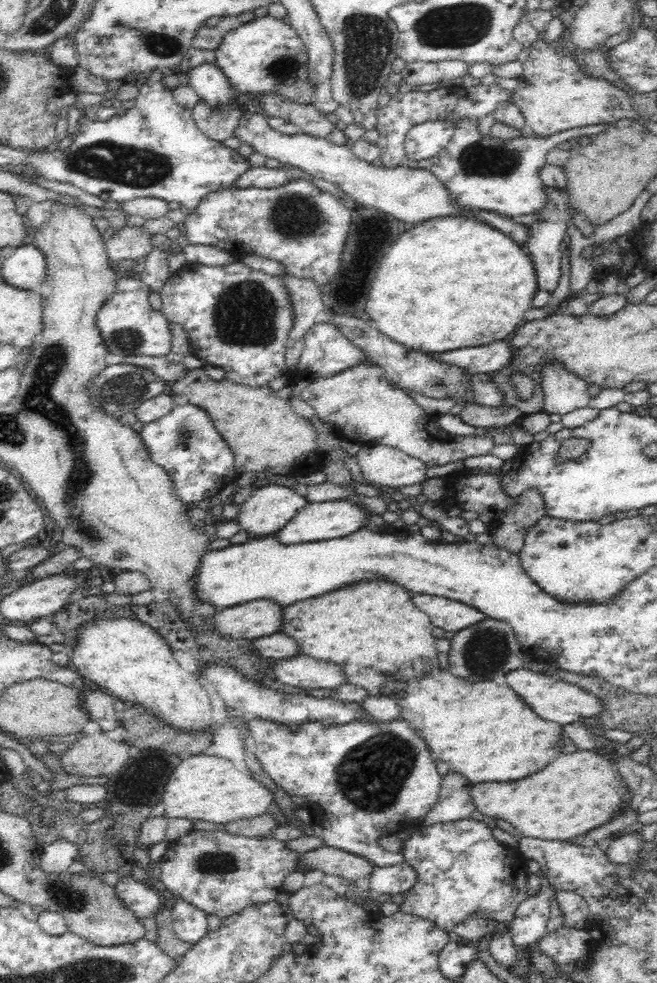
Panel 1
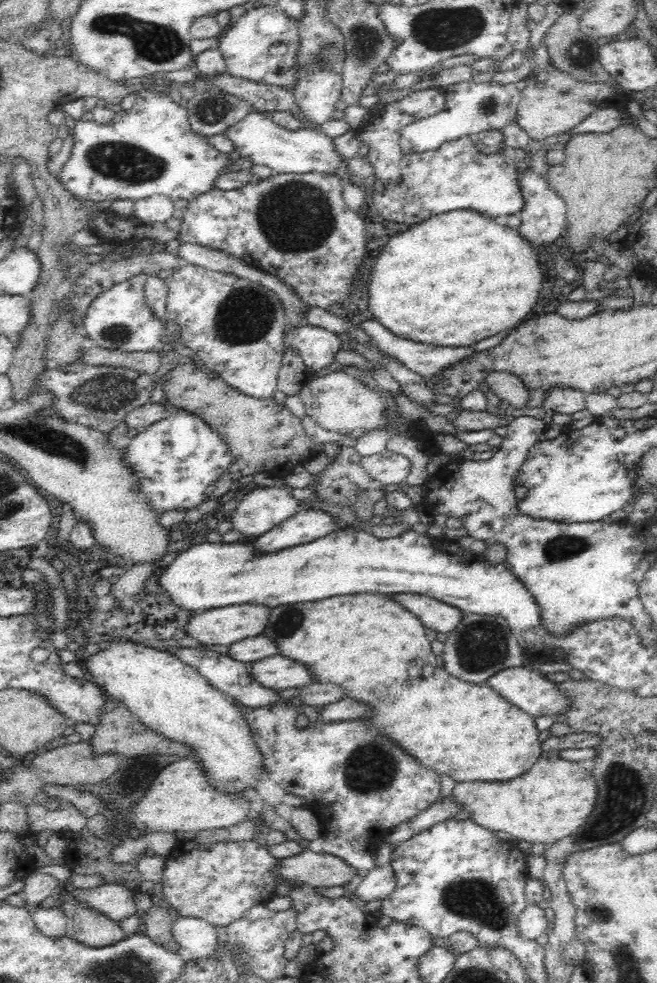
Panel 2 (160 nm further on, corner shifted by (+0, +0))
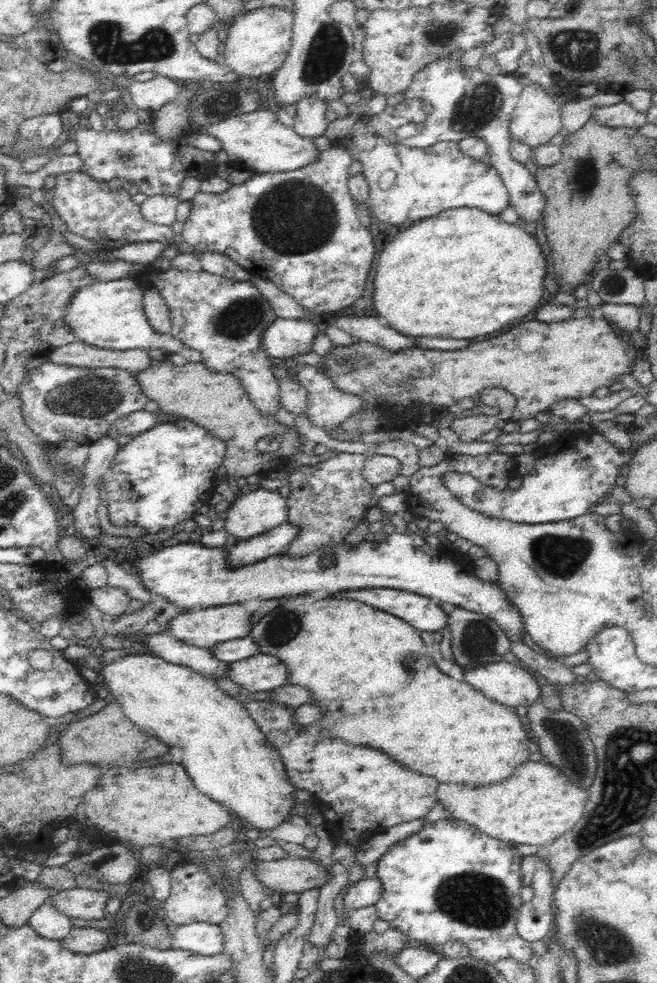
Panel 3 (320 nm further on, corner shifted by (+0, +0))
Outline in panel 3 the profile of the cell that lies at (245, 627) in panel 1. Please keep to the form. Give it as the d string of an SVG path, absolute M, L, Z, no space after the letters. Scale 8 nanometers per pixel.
M240 604L210 607L199 612L186 611L169 620L169 635L174 635L174 638L185 644L209 650L216 644L250 636L251 615L252 613L247 612Z

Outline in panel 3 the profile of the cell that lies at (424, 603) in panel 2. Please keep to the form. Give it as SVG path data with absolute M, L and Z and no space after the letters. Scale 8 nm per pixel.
M392 588L356 589L352 592L338 592L330 599L352 599L388 615L397 616L422 632L442 632L448 624L449 615L444 613L434 600Z

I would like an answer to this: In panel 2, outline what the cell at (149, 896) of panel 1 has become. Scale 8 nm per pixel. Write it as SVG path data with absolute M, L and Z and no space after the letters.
M102 883L87 889L70 888L71 895L77 902L85 902L90 910L95 910L110 920L122 920L139 914L133 895L138 889L126 888L121 884Z

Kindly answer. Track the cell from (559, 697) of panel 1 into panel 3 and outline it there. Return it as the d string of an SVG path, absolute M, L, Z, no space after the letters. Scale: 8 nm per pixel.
M507 661L487 662L483 665L476 665L473 667L467 666L463 668L464 680L473 686L476 690L479 690L482 694L485 694L490 700L502 704L506 707L518 707L532 706L536 699L540 699L540 687L538 683L528 671L512 665Z

